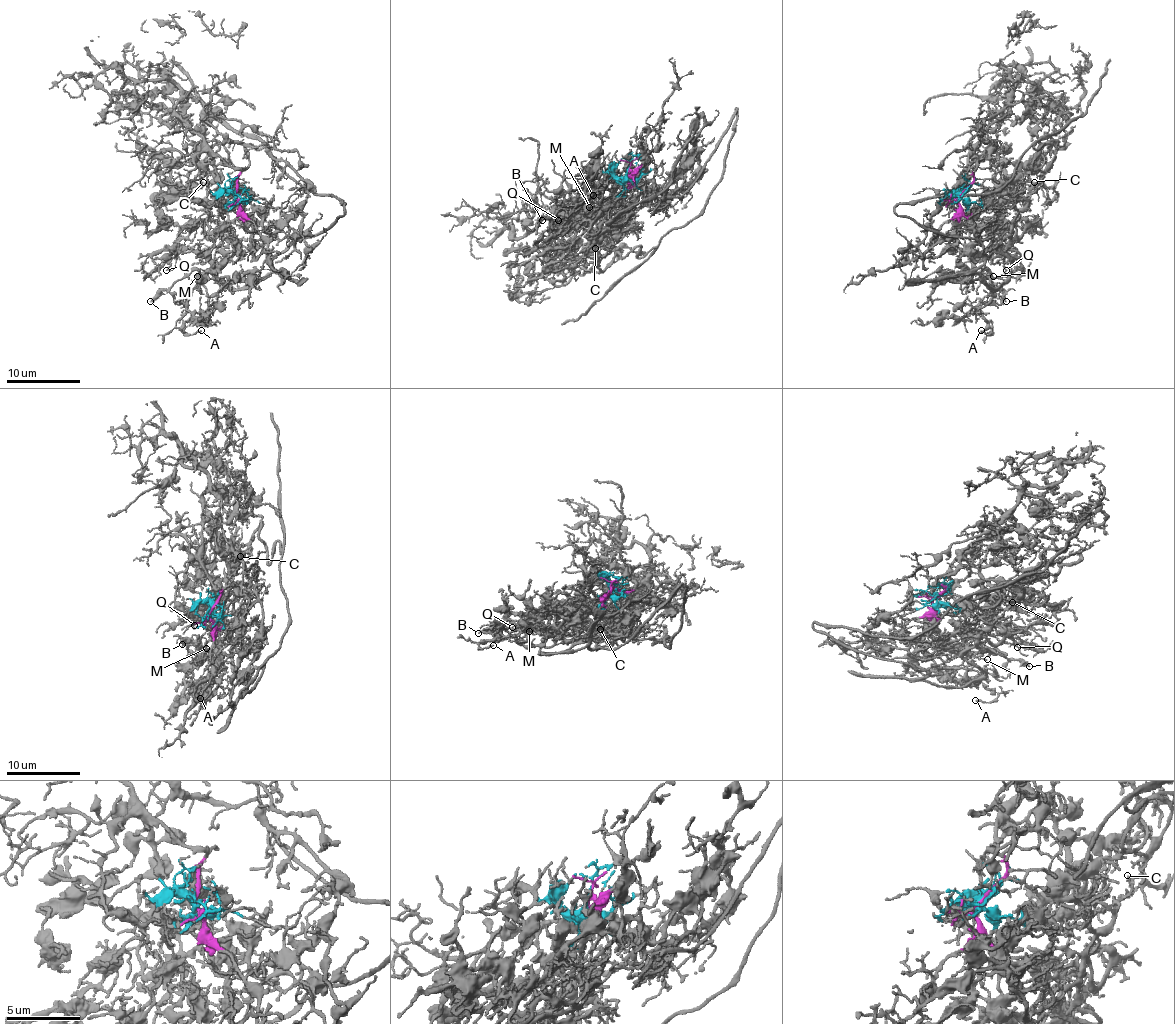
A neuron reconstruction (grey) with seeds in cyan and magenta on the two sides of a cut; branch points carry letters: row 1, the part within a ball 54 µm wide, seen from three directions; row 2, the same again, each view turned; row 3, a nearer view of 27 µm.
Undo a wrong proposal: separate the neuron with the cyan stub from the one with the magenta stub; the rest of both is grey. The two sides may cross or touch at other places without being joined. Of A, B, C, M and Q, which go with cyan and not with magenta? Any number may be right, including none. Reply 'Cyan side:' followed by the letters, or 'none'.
Cyan side: A, B, C, M, Q

